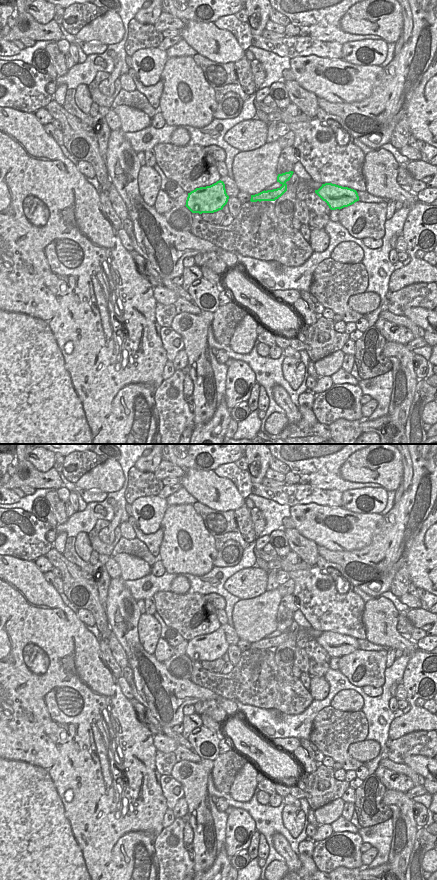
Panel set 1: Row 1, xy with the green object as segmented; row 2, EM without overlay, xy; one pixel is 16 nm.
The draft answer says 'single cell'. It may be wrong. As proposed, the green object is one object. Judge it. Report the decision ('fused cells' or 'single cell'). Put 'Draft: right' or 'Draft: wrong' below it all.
single cell
Draft: right

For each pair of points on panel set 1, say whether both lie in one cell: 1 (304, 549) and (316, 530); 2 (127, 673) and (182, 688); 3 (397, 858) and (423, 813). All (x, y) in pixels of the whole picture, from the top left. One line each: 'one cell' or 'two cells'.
1: two cells
2: two cells
3: two cells

